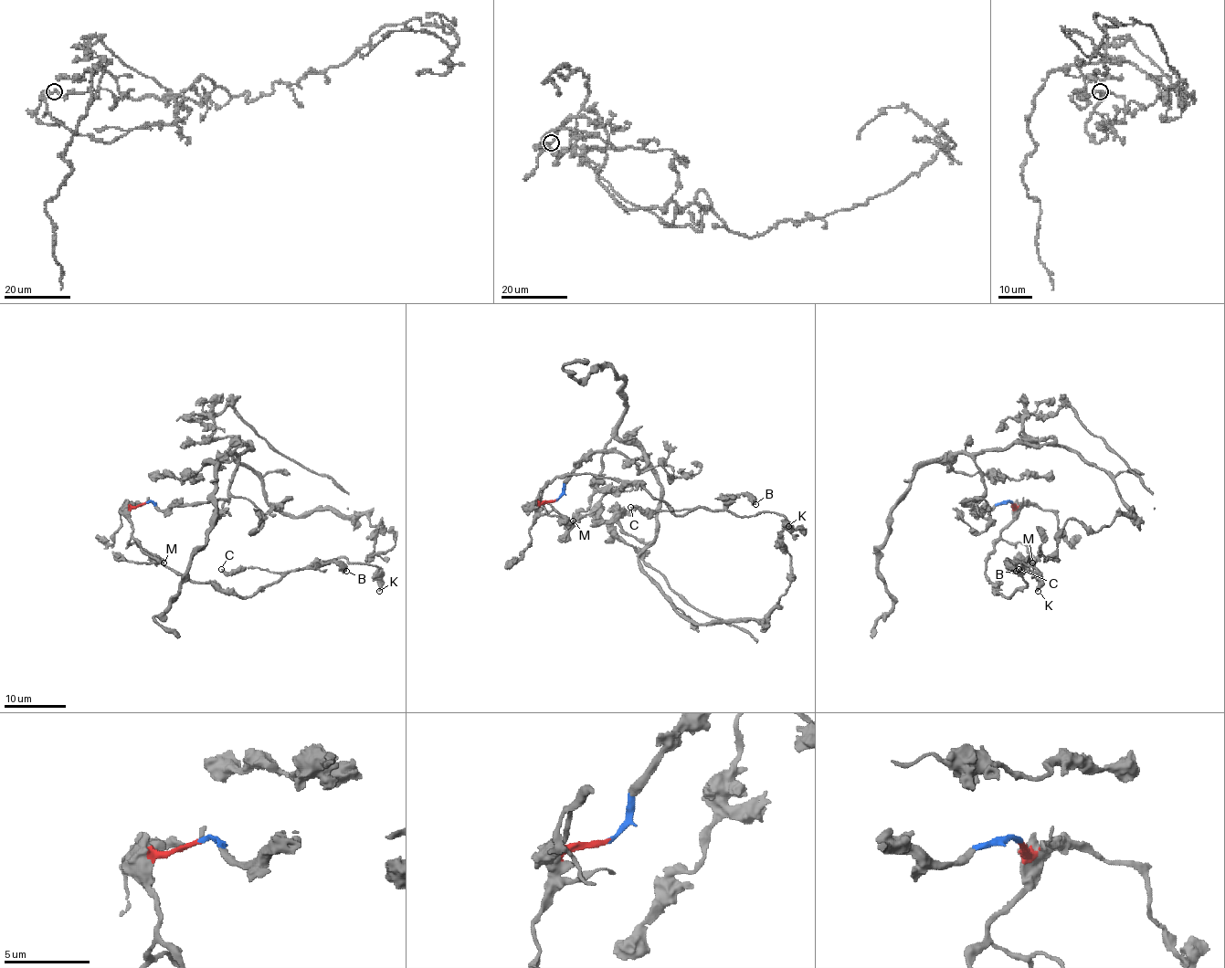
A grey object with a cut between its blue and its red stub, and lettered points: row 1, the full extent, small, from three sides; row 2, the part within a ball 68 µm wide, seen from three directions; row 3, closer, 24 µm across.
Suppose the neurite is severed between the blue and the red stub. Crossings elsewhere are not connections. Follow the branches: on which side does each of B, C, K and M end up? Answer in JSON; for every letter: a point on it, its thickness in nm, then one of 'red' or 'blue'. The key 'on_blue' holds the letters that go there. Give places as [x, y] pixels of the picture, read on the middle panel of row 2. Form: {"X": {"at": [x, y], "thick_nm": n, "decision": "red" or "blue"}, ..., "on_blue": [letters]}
{"B": {"at": [755, 504], "thick_nm": 600, "decision": "red"}, "C": {"at": [630, 507], "thick_nm": 280, "decision": "red"}, "K": {"at": [788, 526], "thick_nm": 340, "decision": "red"}, "M": {"at": [573, 520], "thick_nm": 380, "decision": "red"}, "on_blue": []}

